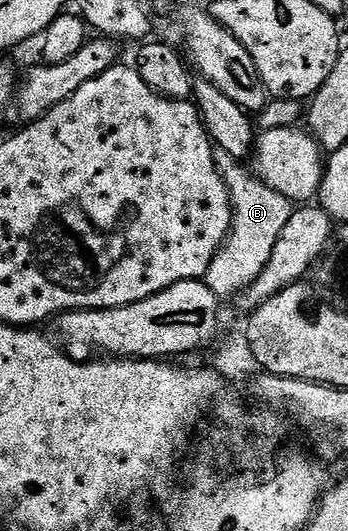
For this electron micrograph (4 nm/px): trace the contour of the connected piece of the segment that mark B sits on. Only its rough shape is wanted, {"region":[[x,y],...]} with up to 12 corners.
{"region":[[214,145],[230,235],[204,282],[237,297],[271,260],[294,205]]}

